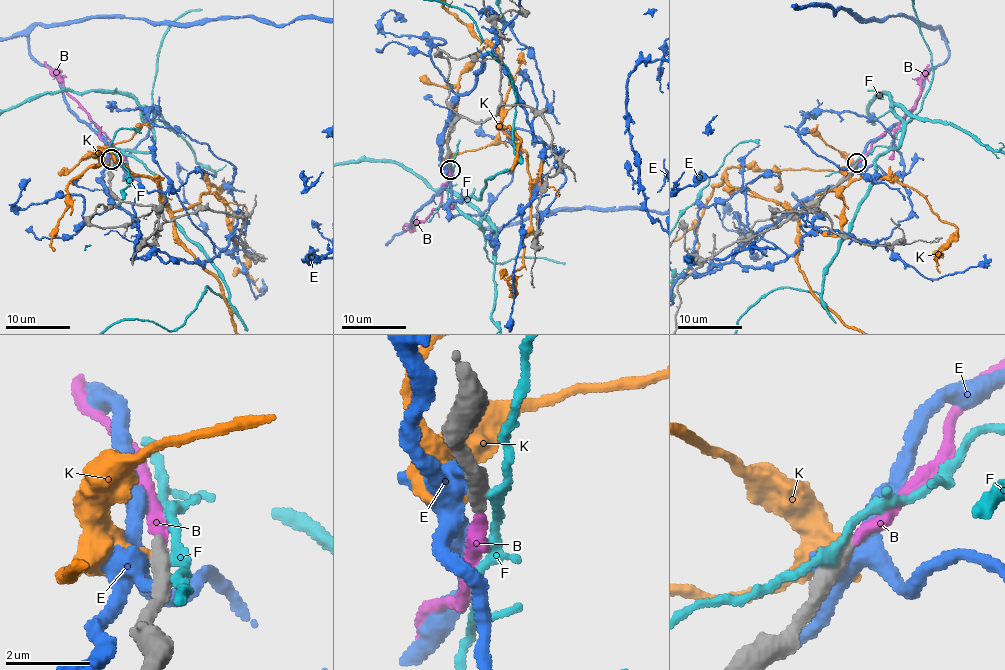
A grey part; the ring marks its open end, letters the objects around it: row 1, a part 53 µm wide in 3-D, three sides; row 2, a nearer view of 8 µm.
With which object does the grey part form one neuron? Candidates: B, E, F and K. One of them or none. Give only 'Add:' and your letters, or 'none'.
Add: B

